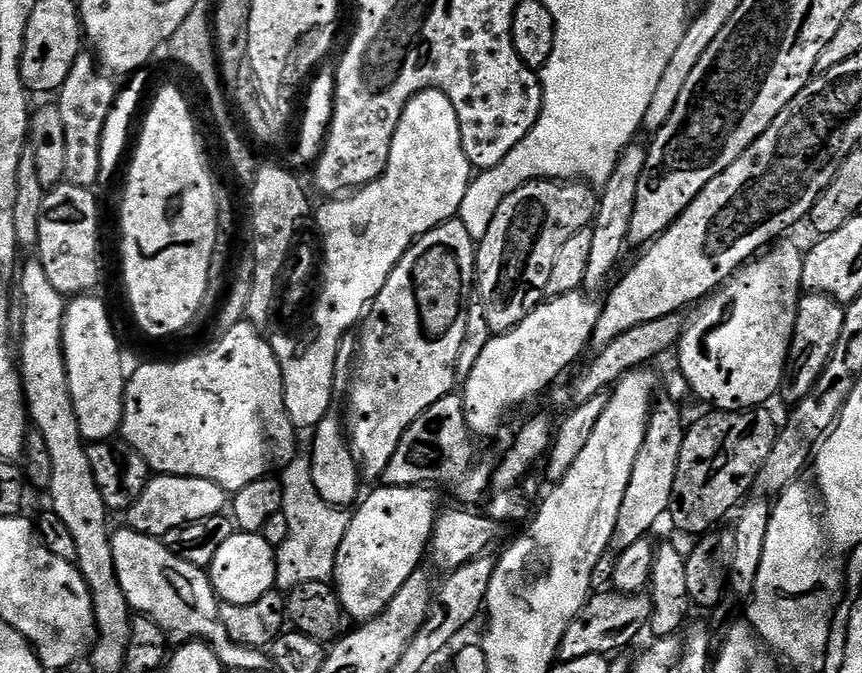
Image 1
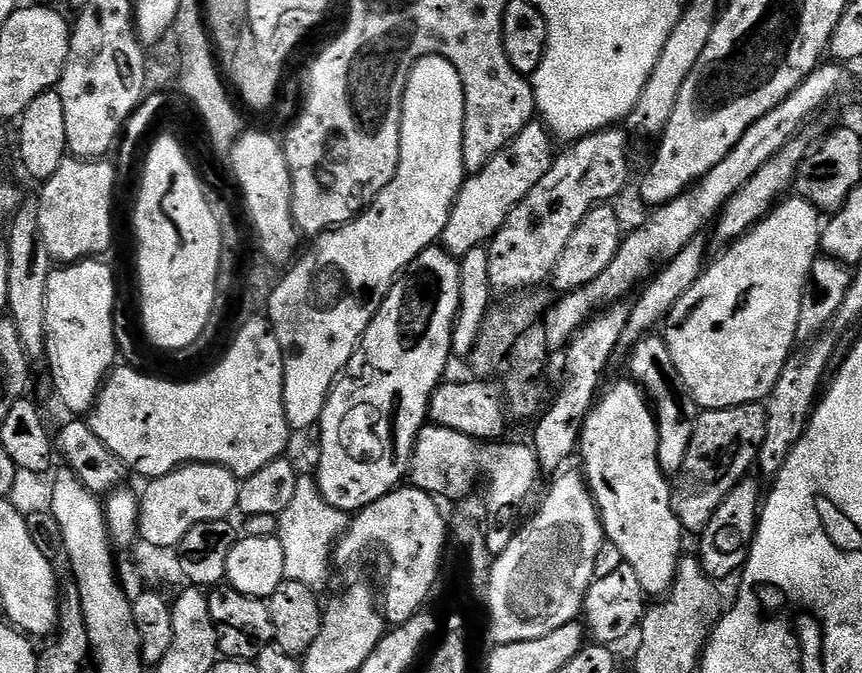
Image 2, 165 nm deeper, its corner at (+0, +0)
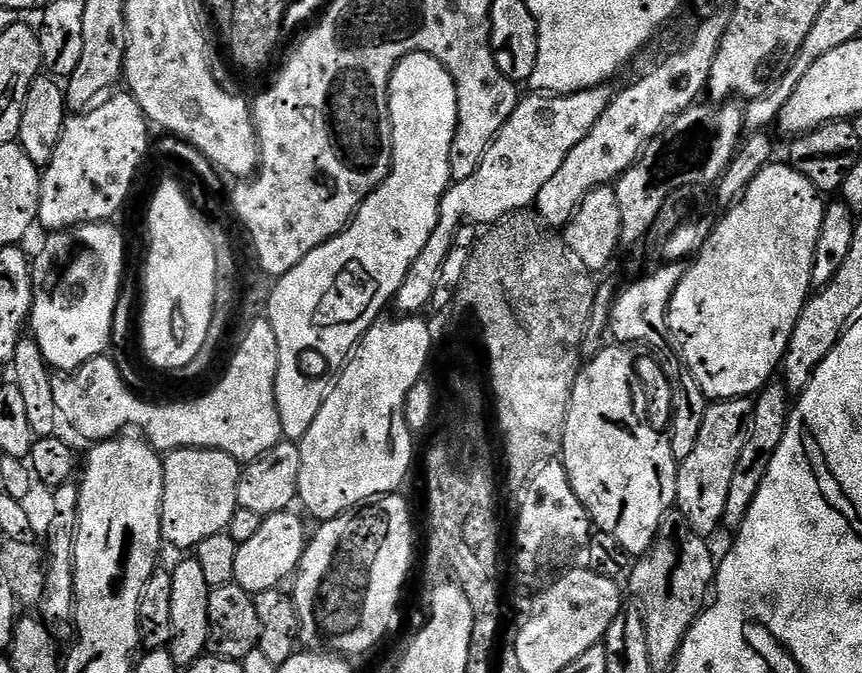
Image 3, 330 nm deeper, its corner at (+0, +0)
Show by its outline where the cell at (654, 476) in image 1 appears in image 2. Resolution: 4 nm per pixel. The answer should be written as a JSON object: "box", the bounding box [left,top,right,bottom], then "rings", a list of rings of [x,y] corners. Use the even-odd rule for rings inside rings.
{"box":[628,335,701,474],"rings":[[[663,335],[644,337],[631,348],[630,356],[628,368],[632,371],[631,379],[644,389],[656,414],[658,462],[665,474],[675,474],[679,472],[682,462],[686,462],[686,450],[690,450],[690,438],[694,438],[694,426],[701,409],[682,382],[682,374],[678,374],[678,366],[674,366],[674,358],[670,358],[668,343]]]}

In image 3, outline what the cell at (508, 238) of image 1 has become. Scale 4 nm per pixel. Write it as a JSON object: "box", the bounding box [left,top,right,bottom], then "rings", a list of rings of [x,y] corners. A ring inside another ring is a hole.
{"box":[534,11,728,230],"rings":[[[713,11],[692,32],[692,41],[681,52],[672,52],[653,72],[645,74],[641,80],[633,82],[629,88],[617,91],[606,106],[602,118],[566,154],[566,162],[542,186],[534,205],[541,220],[553,230],[563,229],[564,225],[572,221],[576,207],[586,198],[590,190],[603,184],[611,185],[619,180],[621,174],[630,170],[641,152],[653,140],[665,124],[673,119],[674,114],[687,112],[697,103],[700,92],[707,89],[710,70],[714,66],[714,58],[720,49],[722,38],[728,29],[728,16],[725,13]],[[693,103],[693,104],[692,104]]]}

